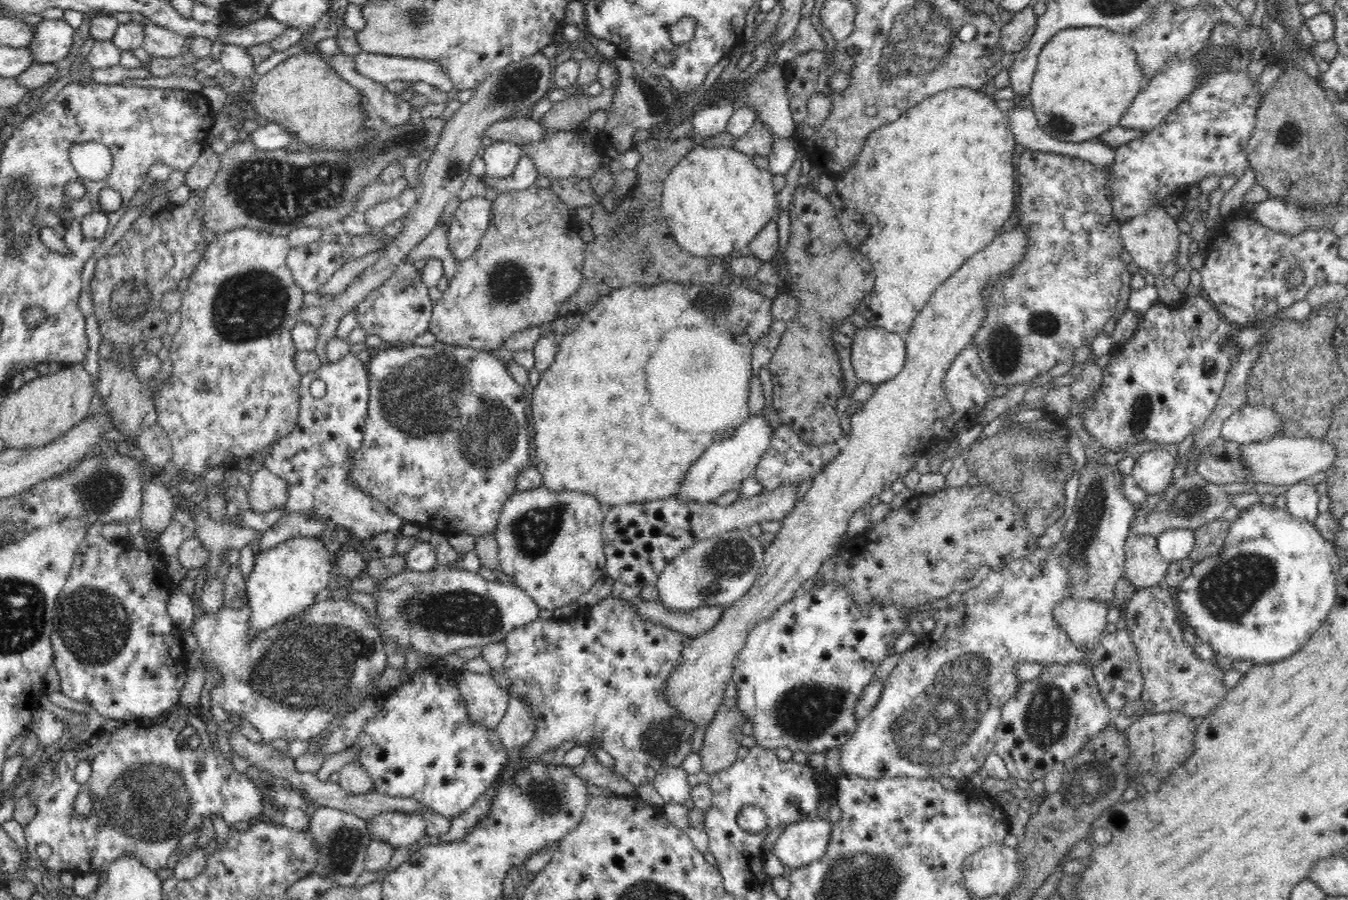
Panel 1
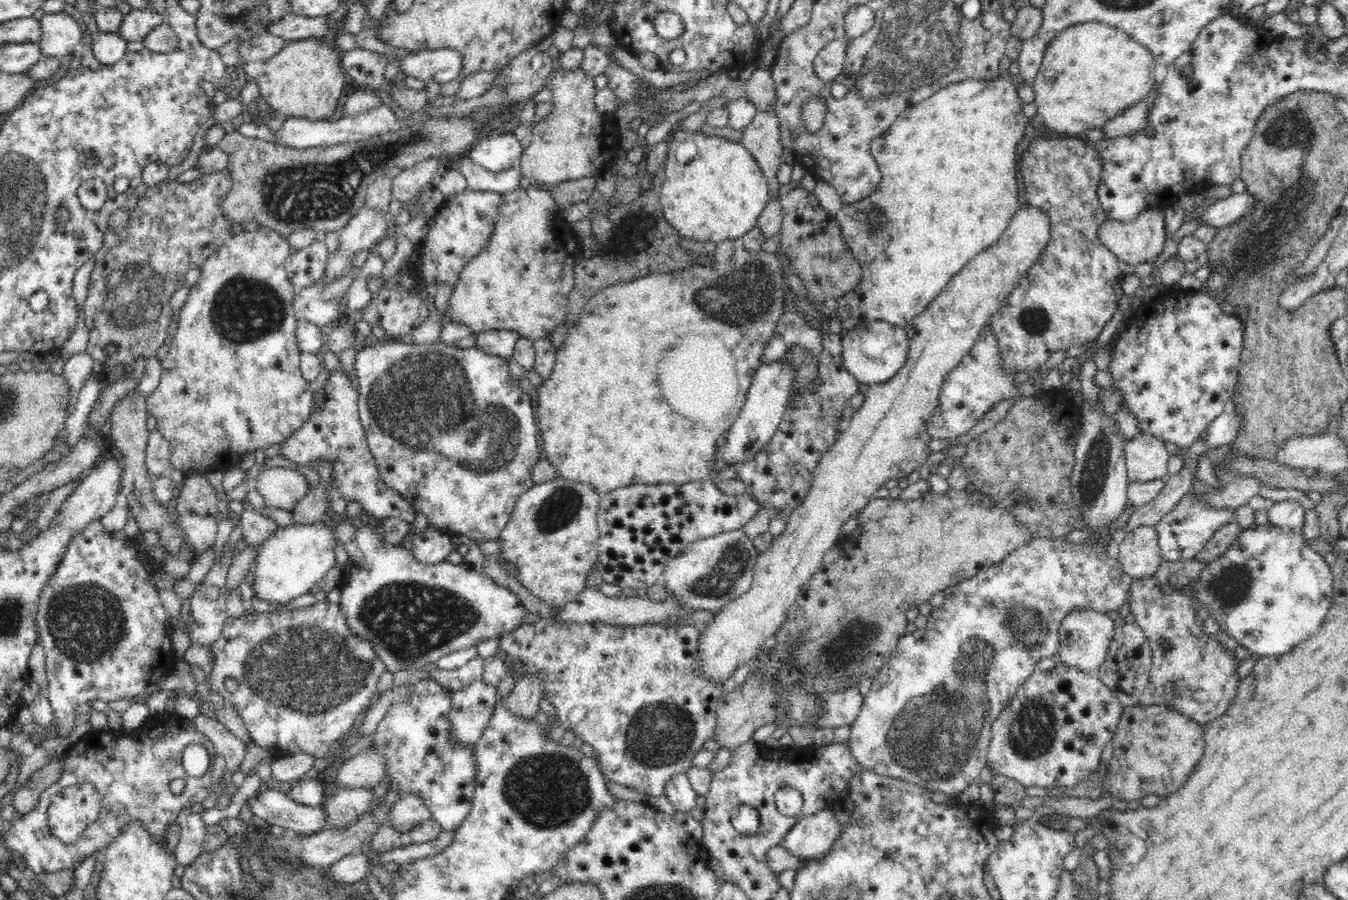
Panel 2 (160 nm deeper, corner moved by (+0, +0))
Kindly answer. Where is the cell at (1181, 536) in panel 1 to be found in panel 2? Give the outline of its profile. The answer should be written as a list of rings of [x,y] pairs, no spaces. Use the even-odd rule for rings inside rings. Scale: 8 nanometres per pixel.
[[[1194,490],[1184,494],[1182,500],[1155,524],[1162,558],[1168,562],[1194,559],[1220,526],[1234,521],[1236,514],[1233,508],[1212,507],[1201,496],[1194,494]]]

